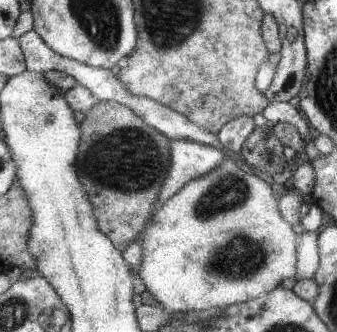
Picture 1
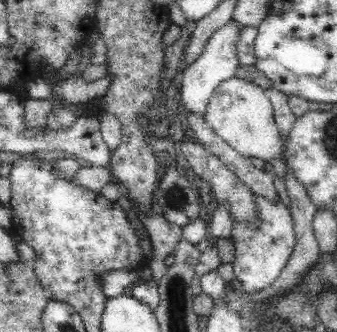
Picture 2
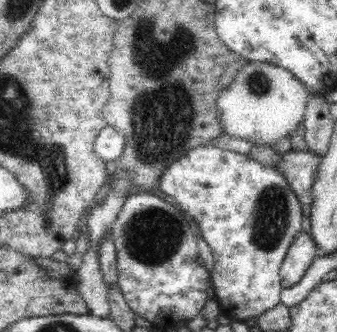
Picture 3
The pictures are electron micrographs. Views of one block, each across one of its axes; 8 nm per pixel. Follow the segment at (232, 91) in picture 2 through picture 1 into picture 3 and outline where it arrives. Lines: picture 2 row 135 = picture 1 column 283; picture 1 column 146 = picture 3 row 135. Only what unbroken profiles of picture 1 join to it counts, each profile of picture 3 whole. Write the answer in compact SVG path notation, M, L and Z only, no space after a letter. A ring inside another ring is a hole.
M248 62L236 74L234 82L220 92L220 98L216 98L224 136L244 138L258 146L272 146L280 138L290 136L304 120L308 96L310 92L306 86L286 68L268 62Z

